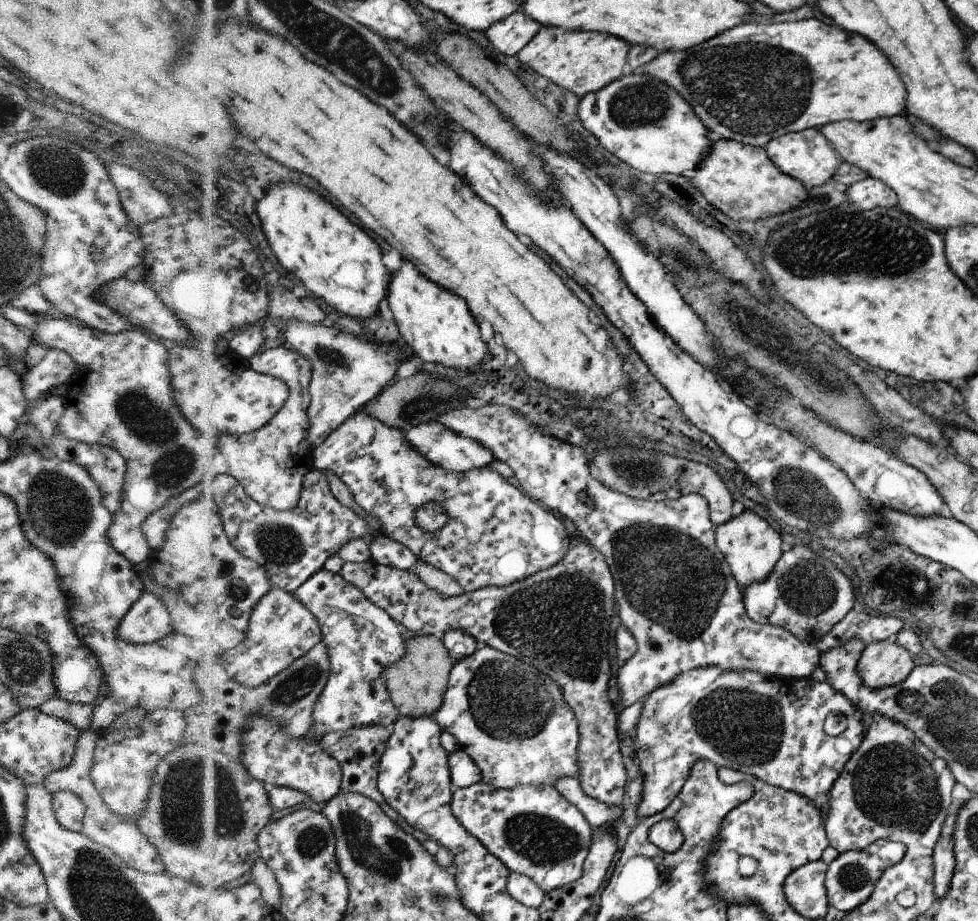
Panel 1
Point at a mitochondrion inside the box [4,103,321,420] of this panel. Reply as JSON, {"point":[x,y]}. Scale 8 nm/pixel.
{"point":[64,177]}

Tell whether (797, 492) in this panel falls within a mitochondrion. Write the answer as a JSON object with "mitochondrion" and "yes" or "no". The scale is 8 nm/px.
{"mitochondrion":"yes"}

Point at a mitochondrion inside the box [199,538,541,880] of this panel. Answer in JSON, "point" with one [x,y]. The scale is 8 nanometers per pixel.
{"point":[295,686]}

